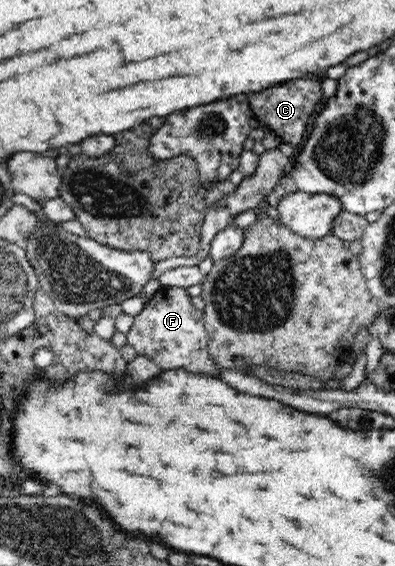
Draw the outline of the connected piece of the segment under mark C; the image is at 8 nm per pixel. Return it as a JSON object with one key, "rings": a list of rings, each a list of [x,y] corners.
{"rings":[[[290,80],[290,82],[278,84],[278,88],[266,88],[266,92],[254,92],[248,94],[247,100],[253,110],[253,118],[260,120],[266,128],[274,130],[284,142],[298,146],[304,140],[306,126],[312,120],[312,112],[320,106],[324,94],[318,82],[312,80]]]}

